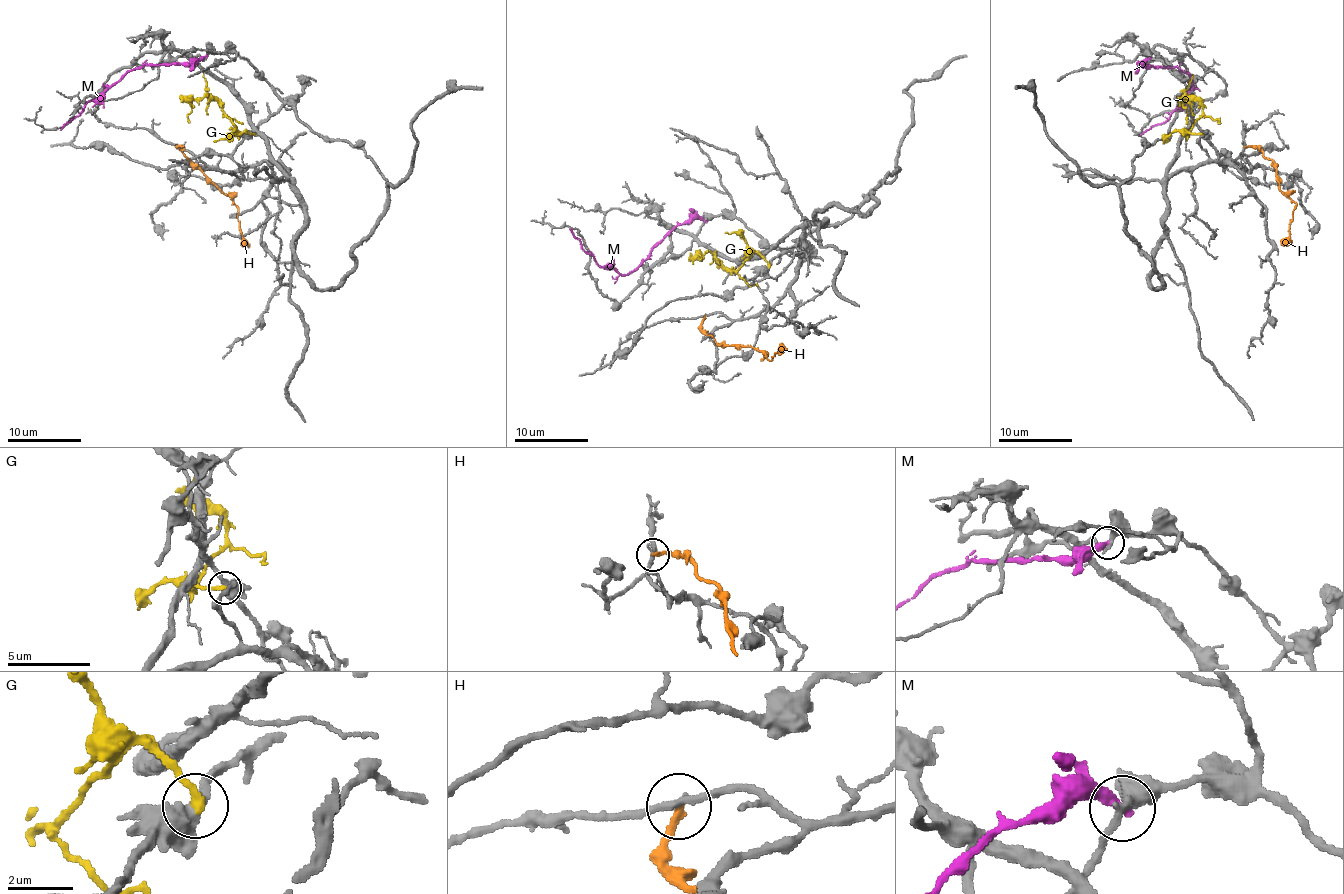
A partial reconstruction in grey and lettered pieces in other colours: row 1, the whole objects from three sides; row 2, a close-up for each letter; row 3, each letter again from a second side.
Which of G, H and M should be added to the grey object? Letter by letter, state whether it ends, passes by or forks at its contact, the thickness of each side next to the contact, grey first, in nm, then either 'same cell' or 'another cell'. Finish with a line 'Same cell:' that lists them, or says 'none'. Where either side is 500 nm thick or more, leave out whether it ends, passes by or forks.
G: it ends | 480/280 nm | another cell
H: it ends | 200/200 nm | another cell
M: it ends | 280/360 nm | another cell
Same cell: none

